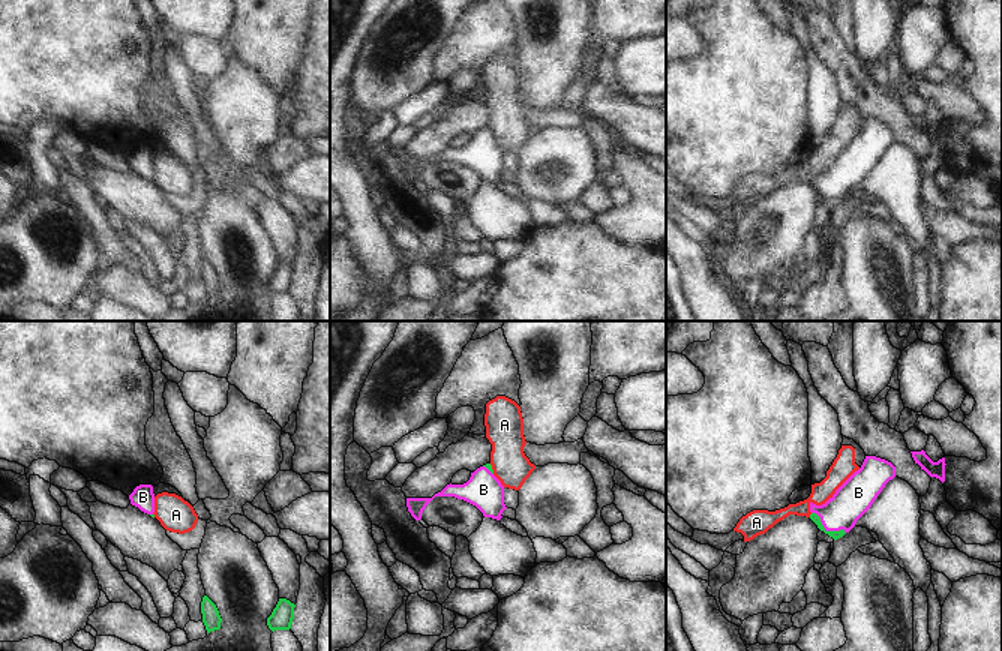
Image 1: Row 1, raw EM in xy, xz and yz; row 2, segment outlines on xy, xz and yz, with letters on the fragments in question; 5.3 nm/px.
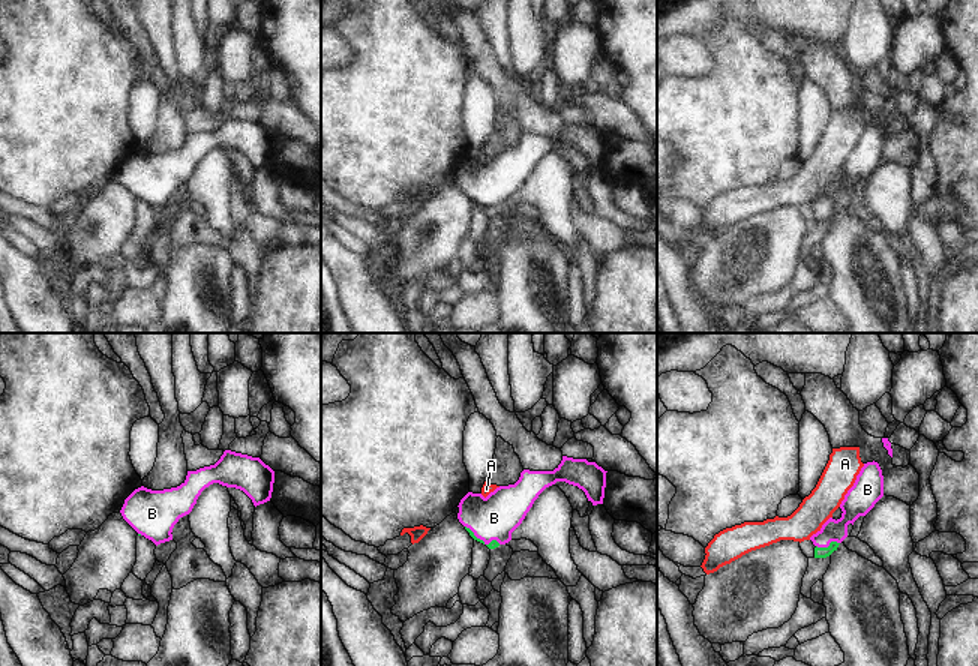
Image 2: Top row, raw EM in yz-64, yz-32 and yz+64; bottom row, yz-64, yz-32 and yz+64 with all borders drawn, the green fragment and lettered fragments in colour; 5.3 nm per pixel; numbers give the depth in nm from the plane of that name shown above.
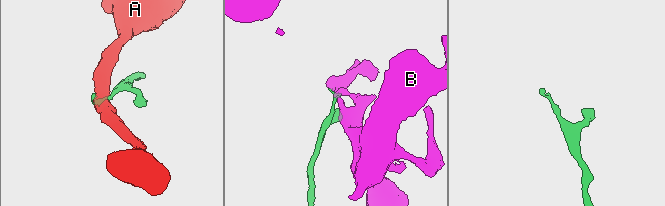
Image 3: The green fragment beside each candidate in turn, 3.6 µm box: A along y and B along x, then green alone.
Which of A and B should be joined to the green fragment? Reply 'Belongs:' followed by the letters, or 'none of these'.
Belongs: B.

